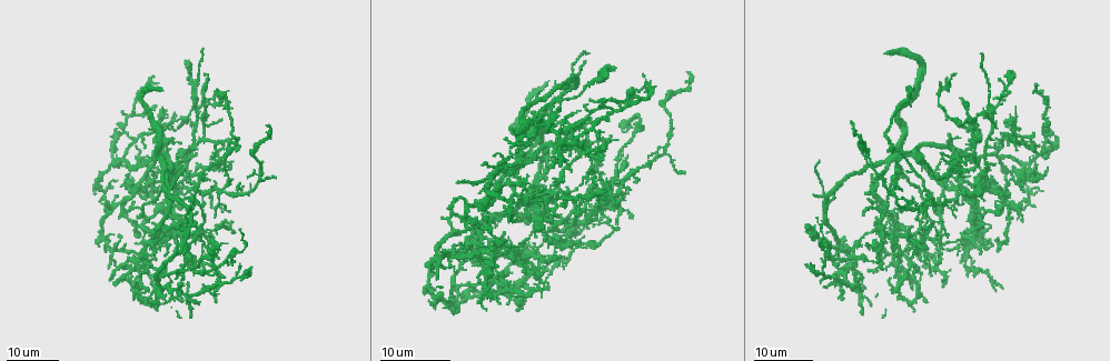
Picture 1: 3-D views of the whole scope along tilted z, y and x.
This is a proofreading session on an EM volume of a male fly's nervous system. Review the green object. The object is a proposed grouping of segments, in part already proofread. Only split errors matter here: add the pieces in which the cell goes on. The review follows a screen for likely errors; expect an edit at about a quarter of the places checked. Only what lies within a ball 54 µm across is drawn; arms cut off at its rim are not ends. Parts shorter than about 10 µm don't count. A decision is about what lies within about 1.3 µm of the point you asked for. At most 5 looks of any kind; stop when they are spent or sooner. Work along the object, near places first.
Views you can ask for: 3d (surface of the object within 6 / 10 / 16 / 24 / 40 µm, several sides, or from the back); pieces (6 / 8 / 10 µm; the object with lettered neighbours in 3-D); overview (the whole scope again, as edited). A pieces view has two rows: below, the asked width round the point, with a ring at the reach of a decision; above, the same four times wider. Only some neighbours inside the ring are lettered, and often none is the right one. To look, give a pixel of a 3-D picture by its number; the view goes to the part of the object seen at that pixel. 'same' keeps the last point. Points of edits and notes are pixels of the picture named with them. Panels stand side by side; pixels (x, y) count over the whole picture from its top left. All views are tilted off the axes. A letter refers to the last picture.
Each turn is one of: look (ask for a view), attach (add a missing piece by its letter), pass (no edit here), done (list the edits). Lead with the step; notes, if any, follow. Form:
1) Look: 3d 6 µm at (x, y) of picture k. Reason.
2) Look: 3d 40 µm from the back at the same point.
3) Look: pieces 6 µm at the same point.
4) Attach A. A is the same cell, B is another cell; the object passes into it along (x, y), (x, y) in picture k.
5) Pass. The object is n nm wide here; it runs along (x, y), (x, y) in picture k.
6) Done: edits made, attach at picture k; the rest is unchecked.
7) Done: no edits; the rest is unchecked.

Look: 3d 16 µm at (550, 167) of picture 1. An open end.

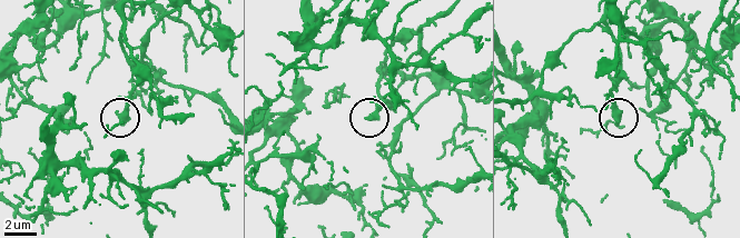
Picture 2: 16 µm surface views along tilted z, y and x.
Look: 3d 10 µm at (619, 121) of picture 2.

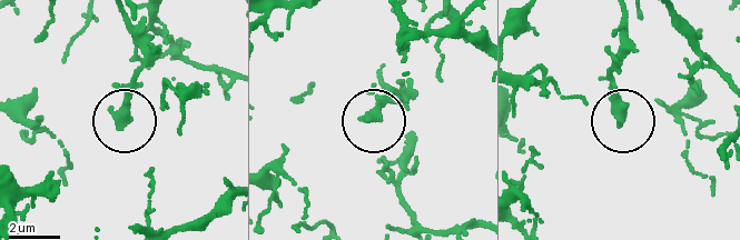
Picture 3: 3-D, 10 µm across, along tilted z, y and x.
Look: pieces 6 µm at (620, 122) of picture 3. What lies round it.

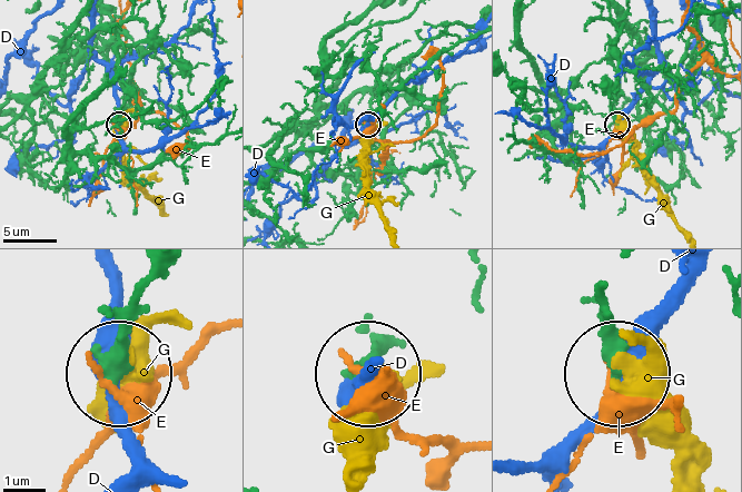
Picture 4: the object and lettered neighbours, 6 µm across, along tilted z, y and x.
Pass. The object is 410 nm wide here; D, E and G are other cells; it runs along (150, 268), (122, 372) in picture 4; none of them fits.

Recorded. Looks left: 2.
Look: 3d 16 µm at (1032, 133) of picture 1. Tapers out.

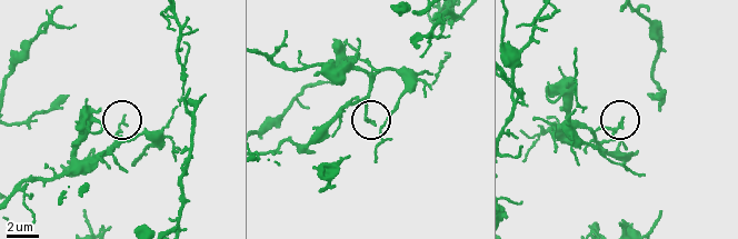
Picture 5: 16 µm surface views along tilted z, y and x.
Look: pieces 6 µm at (621, 120) of picture 5. What lies round it.

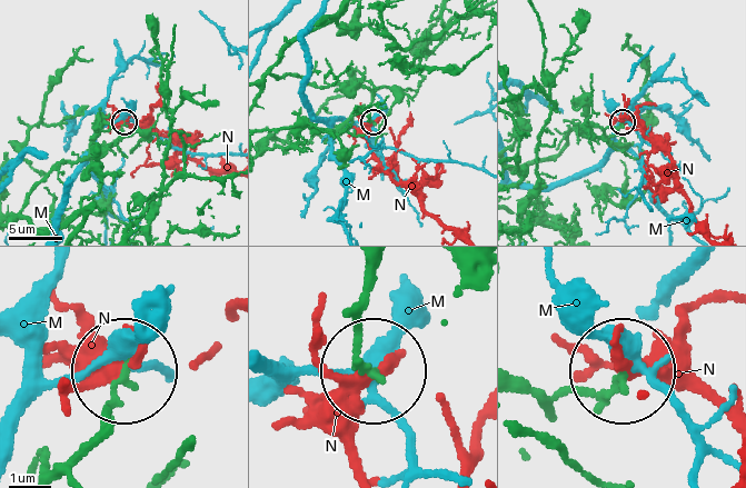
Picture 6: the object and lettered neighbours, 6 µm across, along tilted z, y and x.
Pass. The object is 150 nm wide here; M and N are other cells; it runs along (526, 387), (616, 376) in picture 6; no lettered piece goes on from it.

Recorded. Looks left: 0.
Done: no edits; the rest is unchecked.

